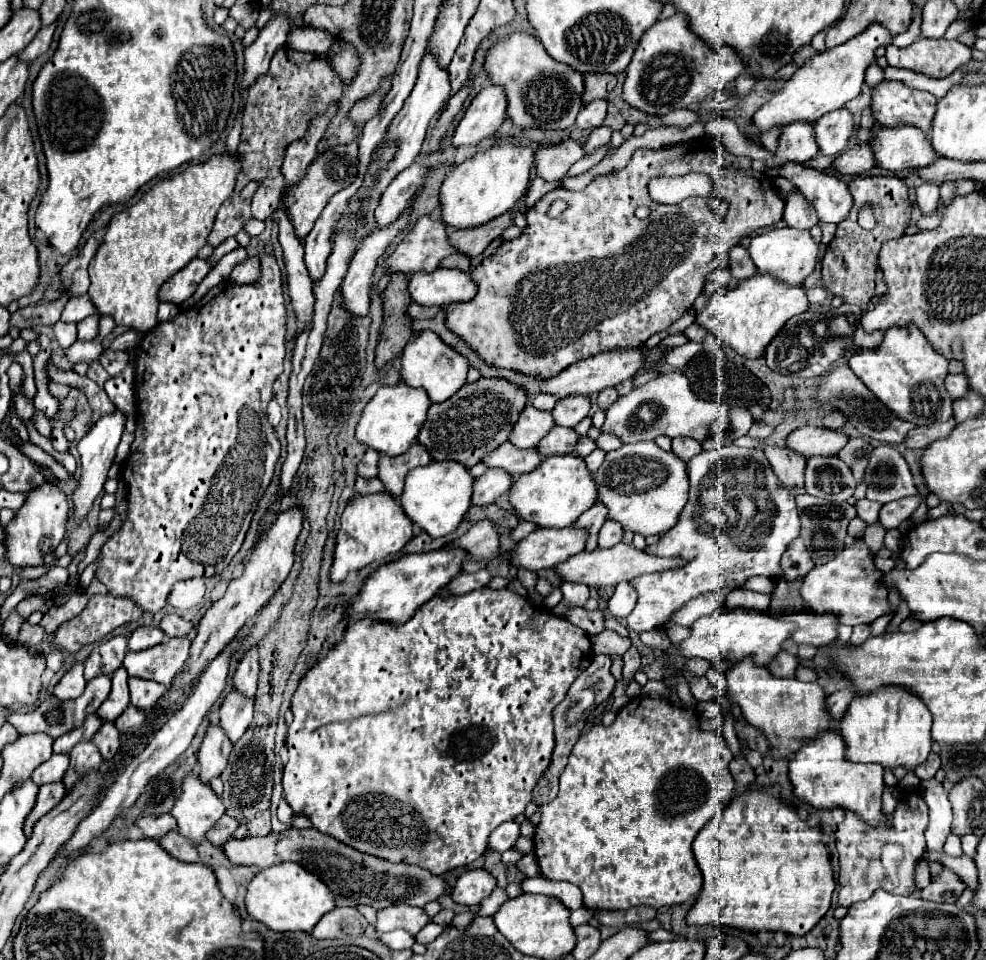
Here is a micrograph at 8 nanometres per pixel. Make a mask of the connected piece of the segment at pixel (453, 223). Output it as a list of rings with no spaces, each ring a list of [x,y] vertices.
[[[499,139],[485,151],[449,169],[441,189],[441,221],[453,229],[473,229],[511,211],[527,193],[529,171],[533,167],[533,149],[519,147],[509,139]]]

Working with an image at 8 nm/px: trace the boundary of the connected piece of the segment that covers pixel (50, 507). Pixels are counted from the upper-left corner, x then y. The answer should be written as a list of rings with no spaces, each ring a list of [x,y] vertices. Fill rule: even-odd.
[[[45,481],[37,489],[27,493],[23,507],[15,513],[13,521],[5,525],[5,557],[15,567],[31,567],[31,565],[53,565],[53,551],[63,541],[63,521],[69,517],[69,503],[65,493],[55,485]]]

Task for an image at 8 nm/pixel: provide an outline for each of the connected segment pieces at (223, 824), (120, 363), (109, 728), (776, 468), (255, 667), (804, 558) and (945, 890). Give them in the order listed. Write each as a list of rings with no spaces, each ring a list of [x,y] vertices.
[[[223,815],[209,831],[207,831],[207,841],[211,841],[213,845],[223,845],[223,841],[227,841],[229,837],[233,837],[233,831],[239,823],[235,819],[231,819],[229,815]]]
[[[104,350],[102,353],[105,354],[101,354],[98,361],[110,376],[115,376],[121,373],[129,363],[128,351]]]
[[[105,721],[105,723],[101,725],[101,729],[95,733],[93,741],[97,743],[99,751],[103,753],[103,759],[109,759],[109,757],[113,757],[113,755],[119,751],[119,747],[121,747],[121,733],[115,729],[113,723]]]
[[[765,447],[765,455],[771,463],[773,473],[777,475],[781,487],[785,487],[793,495],[805,493],[803,489],[803,475],[805,475],[805,457],[787,451],[785,447]]]
[[[251,647],[251,651],[247,651],[243,655],[243,659],[237,663],[233,683],[239,691],[243,691],[247,695],[255,695],[257,675],[259,675],[259,651],[257,651],[257,647]]]
[[[797,537],[781,557],[781,569],[783,569],[781,579],[783,581],[803,579],[813,567],[815,567],[815,563],[811,561],[811,557],[809,557],[809,553],[807,553],[807,549],[803,545],[803,539]]]
[[[943,869],[927,887],[921,889],[921,899],[935,903],[955,903],[963,889],[965,883],[951,869]]]

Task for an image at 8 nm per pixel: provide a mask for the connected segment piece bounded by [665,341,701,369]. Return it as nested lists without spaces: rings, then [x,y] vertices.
[[[689,341],[687,345],[683,345],[683,347],[675,347],[675,349],[669,349],[667,353],[665,353],[665,361],[669,363],[669,365],[673,365],[673,367],[683,367],[693,355],[697,355],[701,351],[701,345],[699,343],[693,343],[693,341]]]

